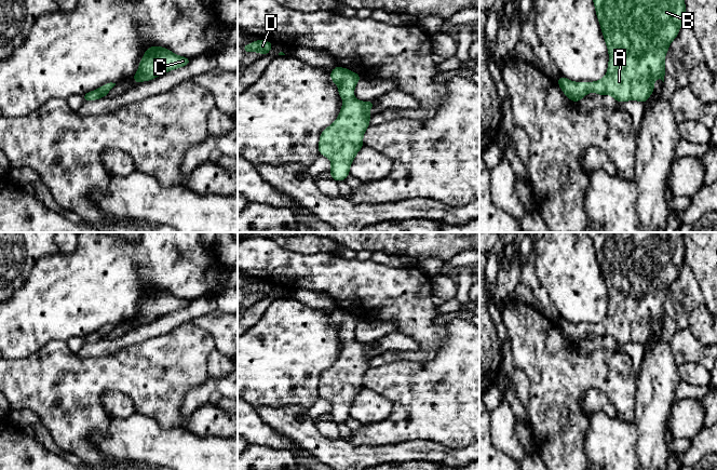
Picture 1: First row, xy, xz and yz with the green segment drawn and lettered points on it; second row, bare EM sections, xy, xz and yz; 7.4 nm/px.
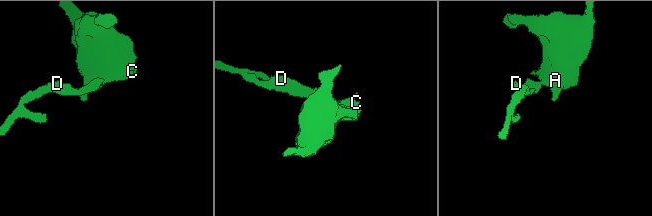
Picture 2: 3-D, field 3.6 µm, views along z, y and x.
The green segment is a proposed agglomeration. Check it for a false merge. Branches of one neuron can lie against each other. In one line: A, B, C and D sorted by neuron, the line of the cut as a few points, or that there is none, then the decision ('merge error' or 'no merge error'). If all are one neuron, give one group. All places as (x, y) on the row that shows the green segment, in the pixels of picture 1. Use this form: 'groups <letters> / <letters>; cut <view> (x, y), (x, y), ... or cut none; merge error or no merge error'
groups A B C D; cut none; no merge error

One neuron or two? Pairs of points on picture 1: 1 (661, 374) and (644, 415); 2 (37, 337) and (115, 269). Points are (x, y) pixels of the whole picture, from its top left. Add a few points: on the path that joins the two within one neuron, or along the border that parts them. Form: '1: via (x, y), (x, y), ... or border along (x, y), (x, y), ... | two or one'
1: via (657, 384), (652, 405) | one
2: via (56, 318), (82, 292), (95, 285) | one

